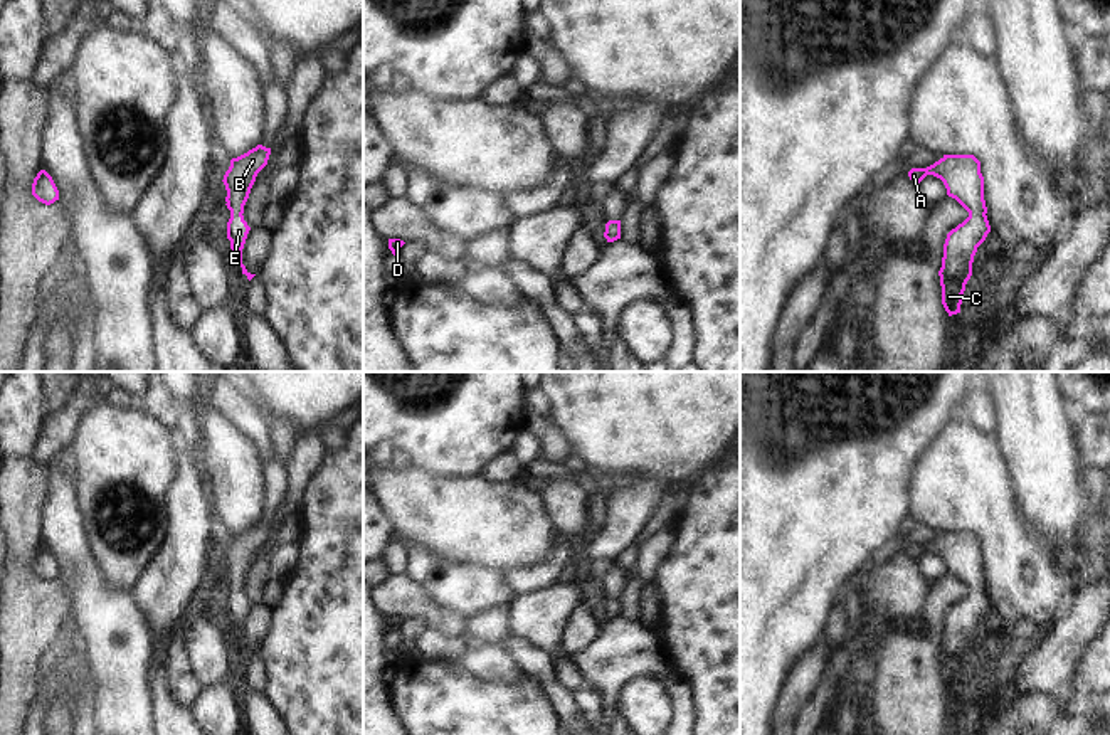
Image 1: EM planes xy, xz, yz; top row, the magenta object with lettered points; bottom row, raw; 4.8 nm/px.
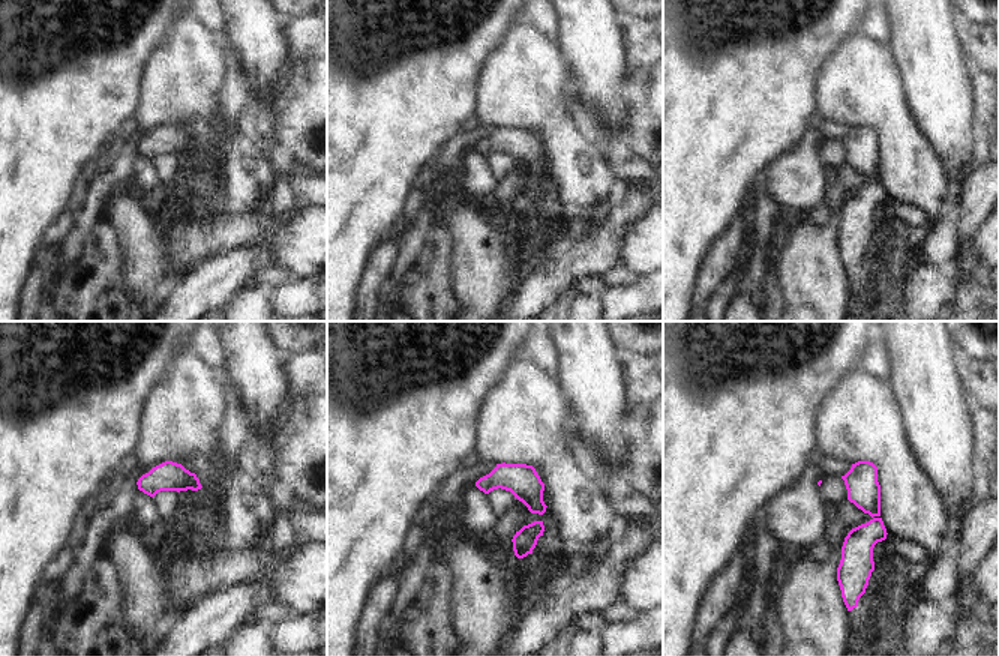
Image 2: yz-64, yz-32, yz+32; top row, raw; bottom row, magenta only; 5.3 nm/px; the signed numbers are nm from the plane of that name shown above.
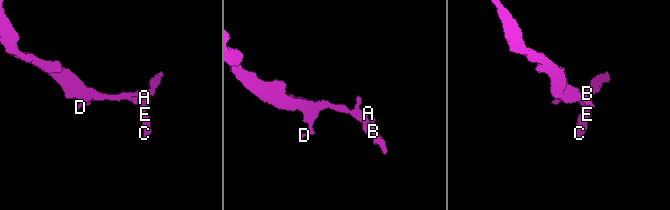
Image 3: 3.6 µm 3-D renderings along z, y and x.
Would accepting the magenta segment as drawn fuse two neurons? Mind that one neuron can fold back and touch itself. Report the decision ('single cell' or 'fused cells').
single cell

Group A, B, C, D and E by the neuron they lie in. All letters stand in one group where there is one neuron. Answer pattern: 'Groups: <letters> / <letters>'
Groups: A B C D E

